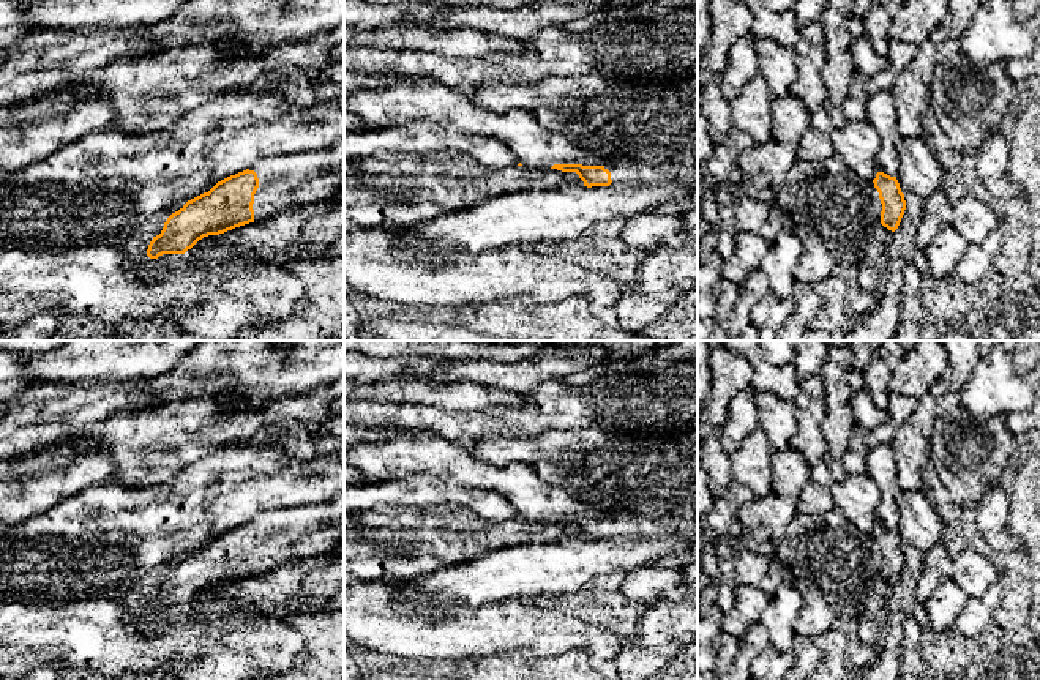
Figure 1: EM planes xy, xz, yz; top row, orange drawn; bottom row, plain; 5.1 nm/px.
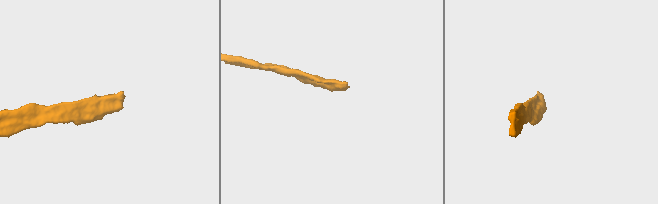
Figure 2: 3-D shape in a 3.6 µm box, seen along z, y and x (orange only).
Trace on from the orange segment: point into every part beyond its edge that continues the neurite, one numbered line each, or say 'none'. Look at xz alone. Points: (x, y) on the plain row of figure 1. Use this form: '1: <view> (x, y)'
1: xz (621, 527)

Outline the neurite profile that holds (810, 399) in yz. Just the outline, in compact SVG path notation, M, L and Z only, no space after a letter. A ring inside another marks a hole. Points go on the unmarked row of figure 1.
M810 375L800 382L800 393L794 399L797 429L791 446L813 467L824 461L827 442L821 423L825 417L824 388L821 375Z

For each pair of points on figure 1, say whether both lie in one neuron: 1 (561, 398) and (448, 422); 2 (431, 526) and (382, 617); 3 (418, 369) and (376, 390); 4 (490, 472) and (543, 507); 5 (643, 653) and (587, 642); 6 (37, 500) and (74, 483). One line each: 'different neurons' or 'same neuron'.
1: same neuron
2: different neurons
3: different neurons
4: same neuron
5: different neurons
6: same neuron

